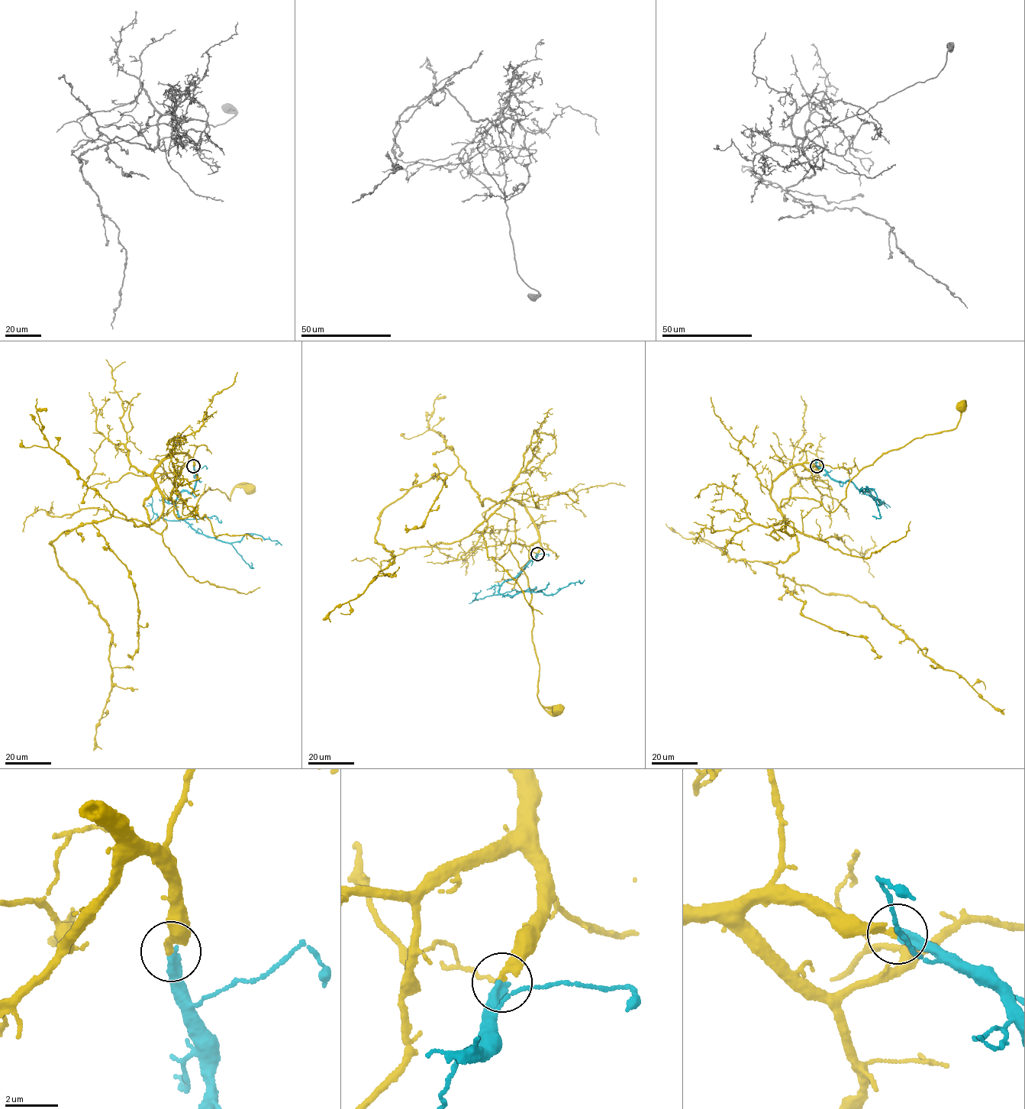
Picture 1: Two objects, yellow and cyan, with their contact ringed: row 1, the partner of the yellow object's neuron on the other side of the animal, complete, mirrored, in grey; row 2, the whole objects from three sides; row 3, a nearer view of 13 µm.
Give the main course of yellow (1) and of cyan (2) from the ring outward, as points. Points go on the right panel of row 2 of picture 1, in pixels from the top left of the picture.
1: (816, 465), (791, 465), (774, 480), (776, 508), (805, 497), (834, 512), (861, 470), (955, 428), (962, 405)
2: (816, 465), (832, 478), (844, 483), (849, 480), (881, 503), (876, 504), (876, 493), (871, 488), (859, 491)

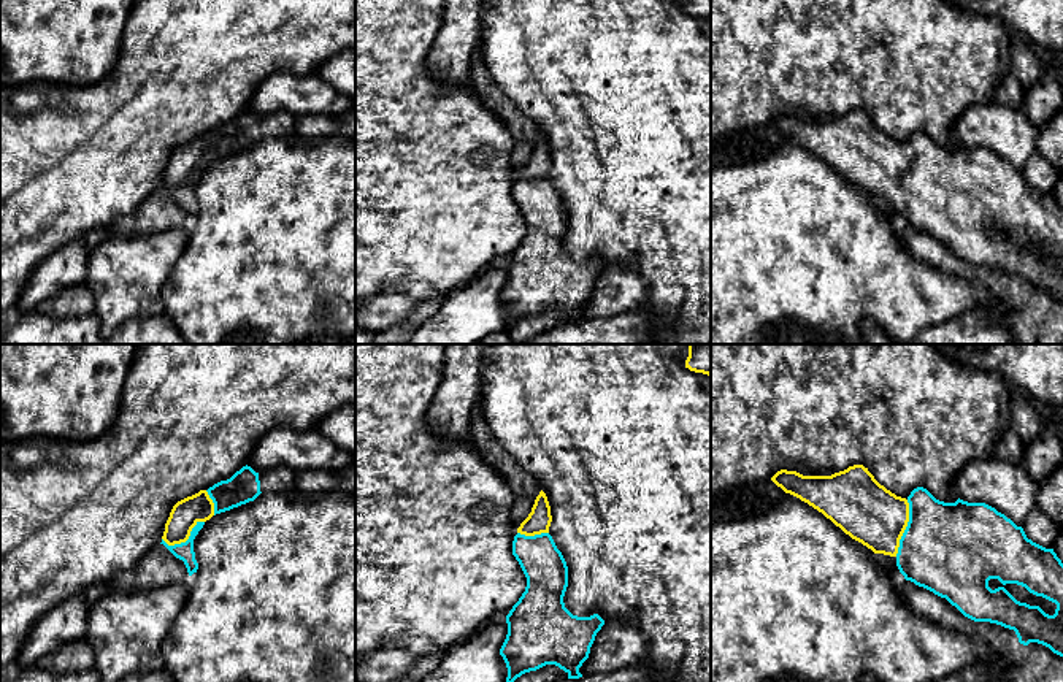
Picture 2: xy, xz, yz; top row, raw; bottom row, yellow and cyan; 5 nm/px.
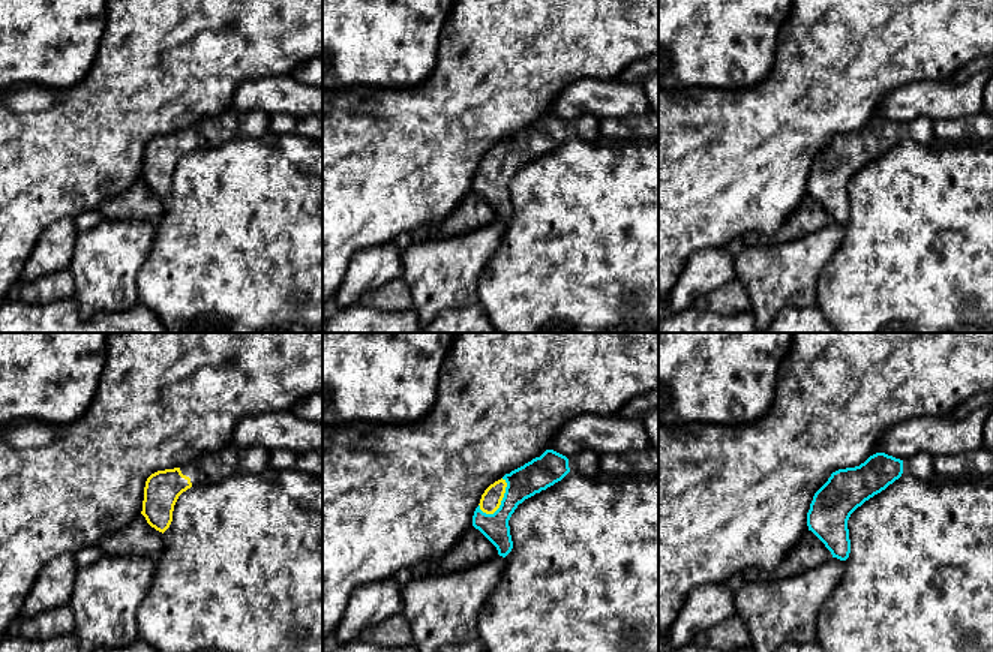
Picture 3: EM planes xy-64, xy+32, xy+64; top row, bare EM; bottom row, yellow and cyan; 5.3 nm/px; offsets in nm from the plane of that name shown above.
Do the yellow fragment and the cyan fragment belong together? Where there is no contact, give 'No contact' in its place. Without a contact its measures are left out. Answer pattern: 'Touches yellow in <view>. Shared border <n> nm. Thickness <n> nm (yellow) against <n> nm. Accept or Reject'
Touches yellow in yz. Shared border 300 nm. Thickness 300 nm (yellow) against 460 nm. Accept

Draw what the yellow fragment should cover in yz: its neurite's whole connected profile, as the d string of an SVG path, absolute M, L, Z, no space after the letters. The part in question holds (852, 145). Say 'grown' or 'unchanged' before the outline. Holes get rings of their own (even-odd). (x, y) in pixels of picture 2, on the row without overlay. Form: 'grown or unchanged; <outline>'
grown; M863 109L831 121L803 121L781 114L771 125L822 157L874 198L895 201L906 225L946 243L965 262L1014 274L1020 289L1038 287L1063 301L1063 208L1053 193L1028 184L1022 171L995 152L960 143L944 148L923 132L901 143L881 130ZM1006 228L1022 230L1055 247L1055 259L1049 260L1039 251L1017 246L1004 233Z

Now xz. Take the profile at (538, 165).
grown; M541 135L512 186L527 232L506 260L508 279L500 293L508 312L506 331L546 309L558 311L568 324L582 322L579 312L604 270L598 259L578 262L565 252L568 211L549 179L551 167L551 151Z

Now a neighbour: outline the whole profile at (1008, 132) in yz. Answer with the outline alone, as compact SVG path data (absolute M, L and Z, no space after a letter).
M996 102L974 103L954 125L955 140L968 148L985 148L1023 171L1028 159L1038 152L1039 128L1022 108Z

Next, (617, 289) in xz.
M622 265L608 266L597 278L589 303L579 317L590 320L636 311L647 298L647 292L647 284L641 274Z

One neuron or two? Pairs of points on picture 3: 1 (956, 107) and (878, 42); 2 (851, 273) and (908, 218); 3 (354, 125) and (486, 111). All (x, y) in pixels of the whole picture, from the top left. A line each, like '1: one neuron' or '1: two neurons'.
1: two neurons
2: one neuron
3: one neuron

